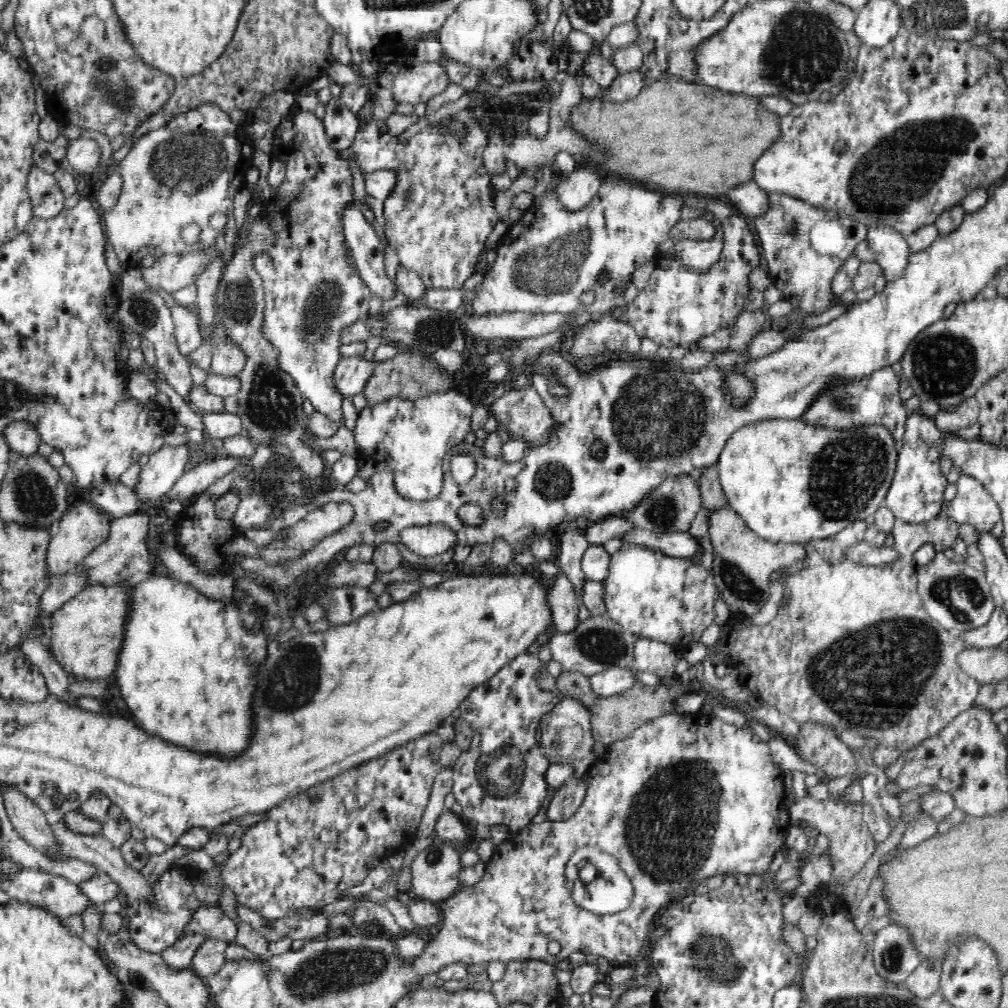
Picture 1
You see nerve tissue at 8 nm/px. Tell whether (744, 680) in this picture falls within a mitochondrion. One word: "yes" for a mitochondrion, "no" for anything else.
no

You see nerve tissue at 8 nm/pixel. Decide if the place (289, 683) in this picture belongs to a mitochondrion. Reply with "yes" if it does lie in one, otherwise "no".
yes

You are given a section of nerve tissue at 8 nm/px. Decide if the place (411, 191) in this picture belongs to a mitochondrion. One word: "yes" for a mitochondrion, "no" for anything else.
yes

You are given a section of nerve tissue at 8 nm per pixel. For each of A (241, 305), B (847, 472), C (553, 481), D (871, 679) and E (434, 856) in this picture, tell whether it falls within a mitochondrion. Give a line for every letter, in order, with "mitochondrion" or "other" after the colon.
A: mitochondrion
B: mitochondrion
C: mitochondrion
D: mitochondrion
E: mitochondrion

